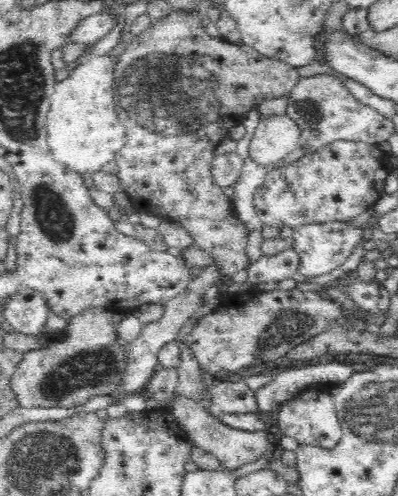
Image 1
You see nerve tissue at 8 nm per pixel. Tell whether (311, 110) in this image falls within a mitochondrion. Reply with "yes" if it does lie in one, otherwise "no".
yes

